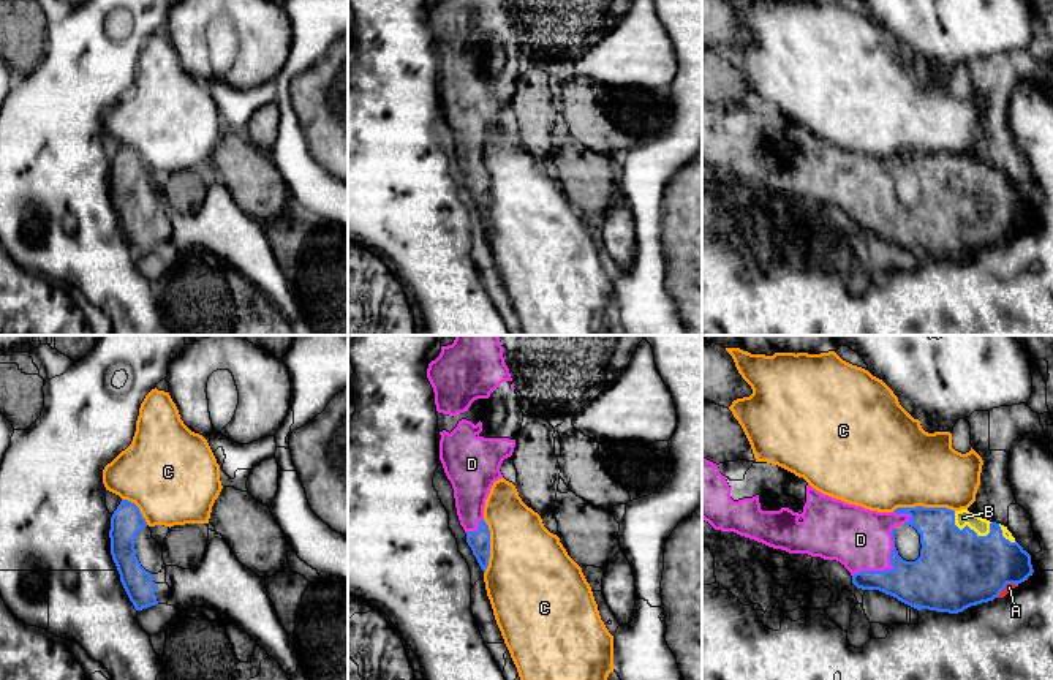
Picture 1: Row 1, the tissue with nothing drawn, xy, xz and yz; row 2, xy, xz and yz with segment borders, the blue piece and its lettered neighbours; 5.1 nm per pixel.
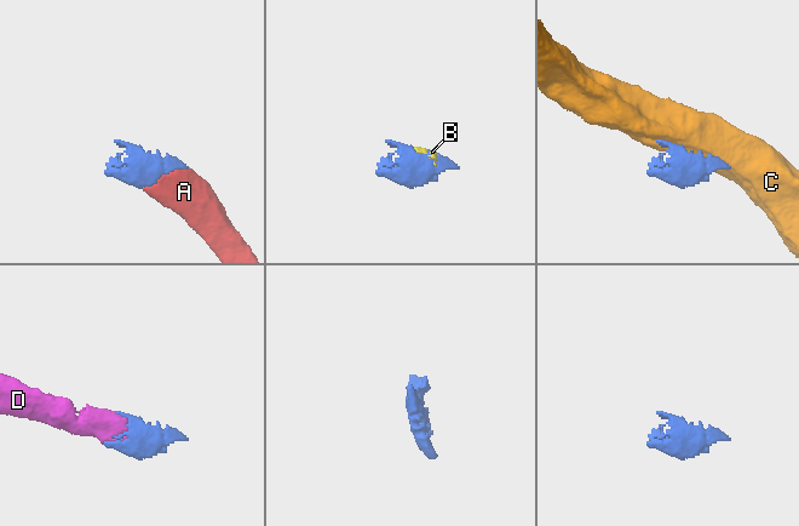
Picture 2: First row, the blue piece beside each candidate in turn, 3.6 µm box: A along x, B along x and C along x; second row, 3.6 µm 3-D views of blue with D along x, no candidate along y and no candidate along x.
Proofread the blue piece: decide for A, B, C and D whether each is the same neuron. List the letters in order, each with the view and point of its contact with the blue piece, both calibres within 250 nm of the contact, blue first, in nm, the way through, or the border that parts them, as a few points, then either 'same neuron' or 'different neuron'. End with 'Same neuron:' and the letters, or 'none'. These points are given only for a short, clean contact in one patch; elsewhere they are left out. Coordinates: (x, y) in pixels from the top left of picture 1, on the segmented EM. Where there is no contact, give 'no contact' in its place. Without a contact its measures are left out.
A: yz (1006, 584) | 380/40 nm | same neuron
B: yz (966, 525) | 400/90 nm | same neuron
C: yz (922, 506) | 260/440 nm | different neuron
D: yz (892, 565) | 300/320 nm | same neuron
Same neuron: A, B, D

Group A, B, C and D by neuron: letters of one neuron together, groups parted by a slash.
A B D / C

